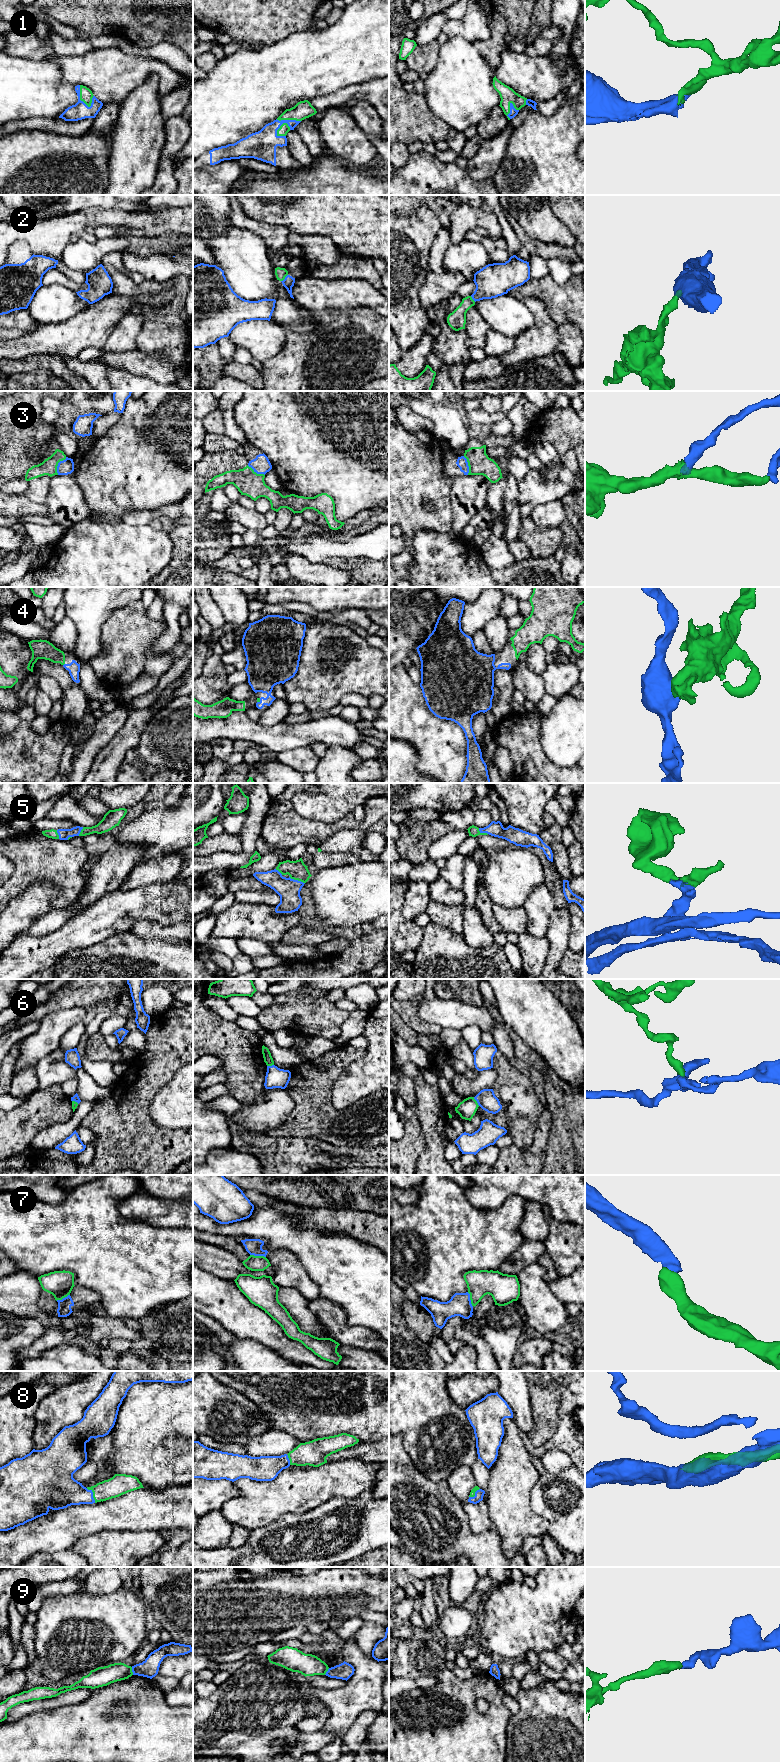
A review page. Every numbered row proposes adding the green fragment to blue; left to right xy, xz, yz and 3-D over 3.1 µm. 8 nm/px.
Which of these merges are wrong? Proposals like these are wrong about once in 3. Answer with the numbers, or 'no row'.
6, 7, 9

